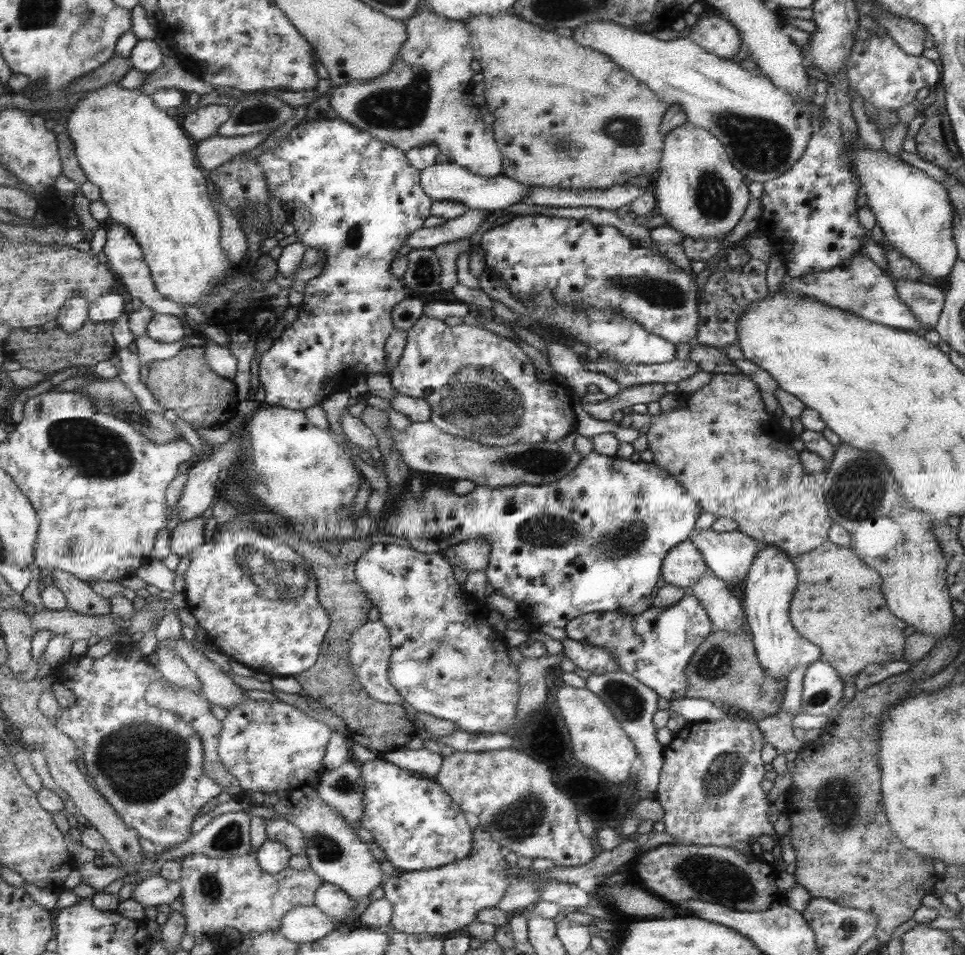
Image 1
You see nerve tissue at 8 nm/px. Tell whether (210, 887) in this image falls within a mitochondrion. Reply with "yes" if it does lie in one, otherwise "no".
yes

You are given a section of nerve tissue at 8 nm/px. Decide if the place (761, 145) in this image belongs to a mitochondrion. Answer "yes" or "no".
yes

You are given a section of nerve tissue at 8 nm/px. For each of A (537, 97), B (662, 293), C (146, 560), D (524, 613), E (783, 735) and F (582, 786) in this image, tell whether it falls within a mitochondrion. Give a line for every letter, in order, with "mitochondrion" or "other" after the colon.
A: other
B: mitochondrion
C: other
D: other
E: other
F: other

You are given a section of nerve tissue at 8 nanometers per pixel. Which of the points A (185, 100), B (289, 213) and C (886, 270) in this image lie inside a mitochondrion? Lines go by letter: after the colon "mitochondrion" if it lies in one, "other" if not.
A: other
B: other
C: other

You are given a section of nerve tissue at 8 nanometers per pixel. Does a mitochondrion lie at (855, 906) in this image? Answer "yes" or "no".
no

